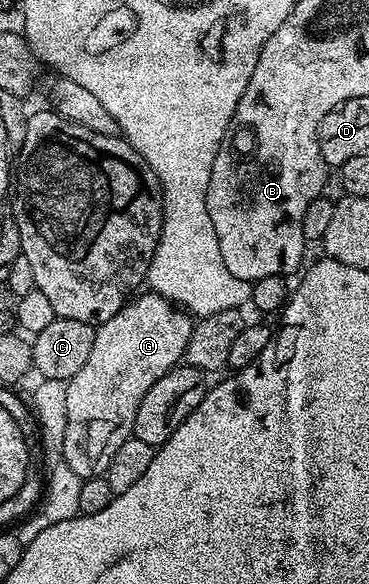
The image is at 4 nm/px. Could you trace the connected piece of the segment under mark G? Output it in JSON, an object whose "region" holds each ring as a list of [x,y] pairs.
{"region":[[[153,292],[145,293],[131,297],[120,312],[112,316],[112,320],[95,329],[92,352],[88,360],[84,360],[84,368],[80,368],[80,372],[76,372],[76,376],[66,383],[68,428],[64,428],[64,460],[68,460],[68,468],[72,468],[72,472],[84,480],[105,475],[112,456],[116,456],[116,448],[120,448],[120,444],[124,444],[124,440],[134,433],[136,412],[140,409],[140,400],[144,400],[144,392],[148,392],[148,388],[152,388],[160,376],[183,361],[189,337],[192,336],[196,322],[191,315],[167,298]]]}

